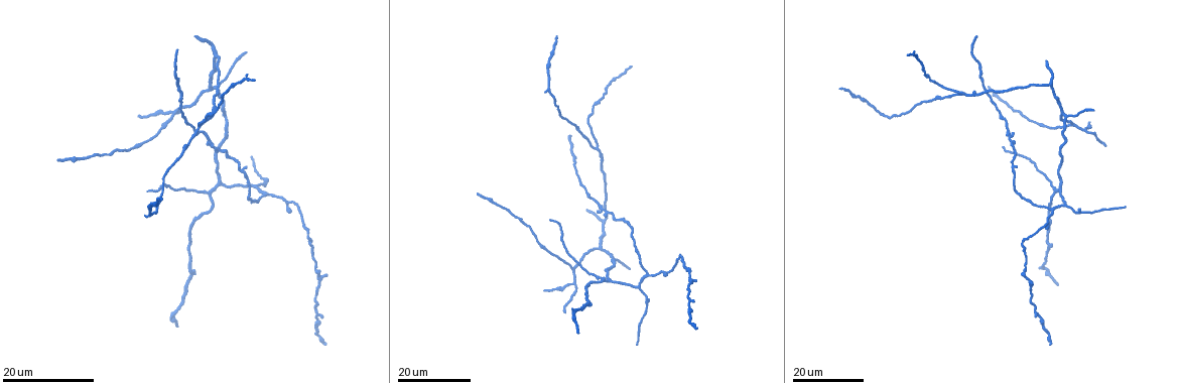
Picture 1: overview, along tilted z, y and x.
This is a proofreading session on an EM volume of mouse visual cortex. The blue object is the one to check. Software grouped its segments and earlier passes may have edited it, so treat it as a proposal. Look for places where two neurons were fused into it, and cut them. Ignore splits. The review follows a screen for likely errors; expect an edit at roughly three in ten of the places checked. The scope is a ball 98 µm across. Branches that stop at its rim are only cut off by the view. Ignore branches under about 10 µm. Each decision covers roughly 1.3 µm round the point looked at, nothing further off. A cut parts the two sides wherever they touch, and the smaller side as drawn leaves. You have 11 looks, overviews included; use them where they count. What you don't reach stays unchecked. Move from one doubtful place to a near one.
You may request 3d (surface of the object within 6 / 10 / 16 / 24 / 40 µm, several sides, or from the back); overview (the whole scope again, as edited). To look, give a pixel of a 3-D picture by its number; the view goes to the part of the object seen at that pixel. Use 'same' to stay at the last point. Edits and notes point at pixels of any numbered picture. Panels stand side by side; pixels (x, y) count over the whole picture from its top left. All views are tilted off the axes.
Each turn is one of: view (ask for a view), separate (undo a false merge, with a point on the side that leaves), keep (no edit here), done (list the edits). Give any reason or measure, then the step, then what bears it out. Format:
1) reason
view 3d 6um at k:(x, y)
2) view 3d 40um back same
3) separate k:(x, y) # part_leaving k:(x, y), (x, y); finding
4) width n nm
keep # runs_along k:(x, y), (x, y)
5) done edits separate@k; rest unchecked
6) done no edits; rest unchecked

three-way junction
view 3d 16um at 1:(211, 194)

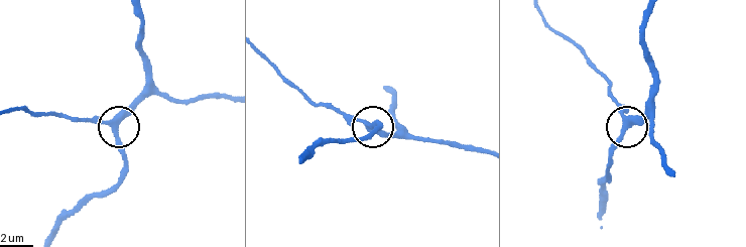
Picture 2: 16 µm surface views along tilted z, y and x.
view 3d 10um at 2:(111, 127)

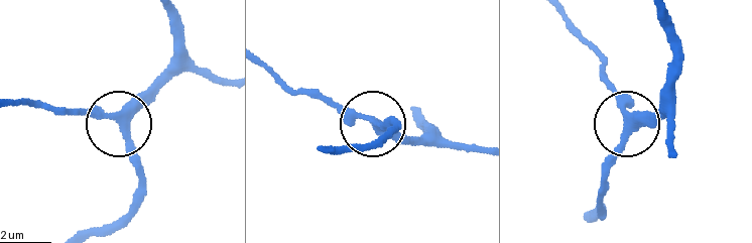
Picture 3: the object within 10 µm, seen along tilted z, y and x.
side_arm 25 um; arms 3
keep # all the same neuron

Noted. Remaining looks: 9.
view 3d 16um at 1:(1064, 143)

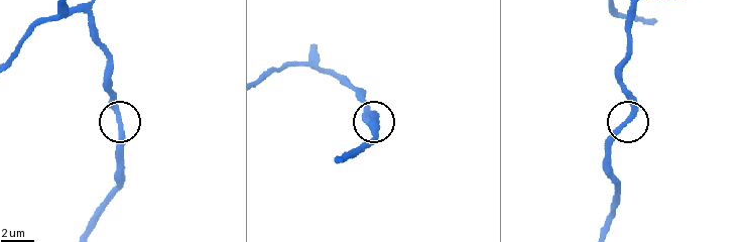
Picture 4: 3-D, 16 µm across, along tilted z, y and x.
view 3d 10um at 4:(627, 121)

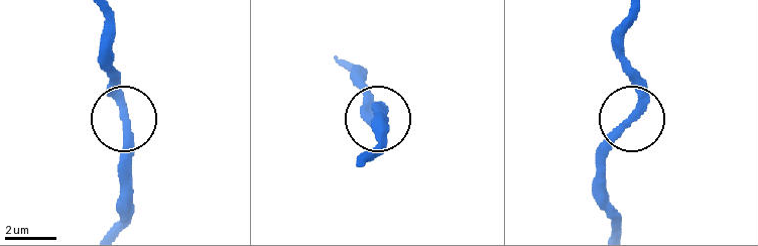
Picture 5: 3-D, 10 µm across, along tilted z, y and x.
width 300 nm
keep # runs_along 5:(630, 117), (641, 88), (630, 64); one neuron here

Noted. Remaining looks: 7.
arms part here
view 3d 24um at 1:(574, 271)

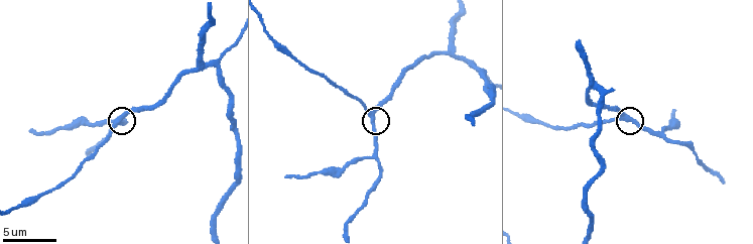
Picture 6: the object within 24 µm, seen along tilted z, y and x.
view 3d 10um at 6:(118, 120)

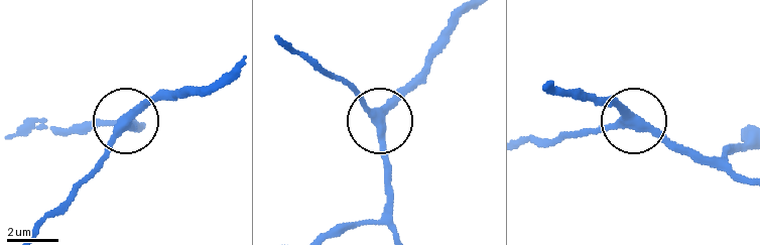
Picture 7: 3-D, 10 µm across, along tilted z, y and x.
keep # runs_along 7:(466, 13), (385, 117), (383, 176); all the same neuron

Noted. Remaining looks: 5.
side arm on a straight run
view 3d 24um at 1:(594, 148)

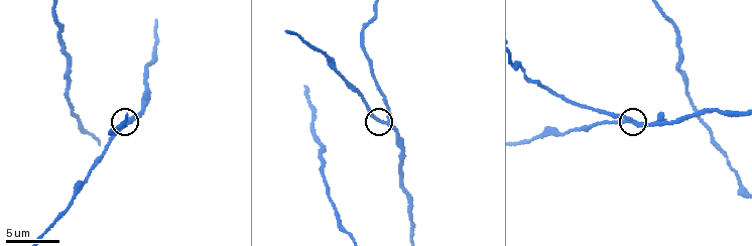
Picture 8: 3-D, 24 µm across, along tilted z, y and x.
closer look
view 3d 10um at 8:(636, 122)

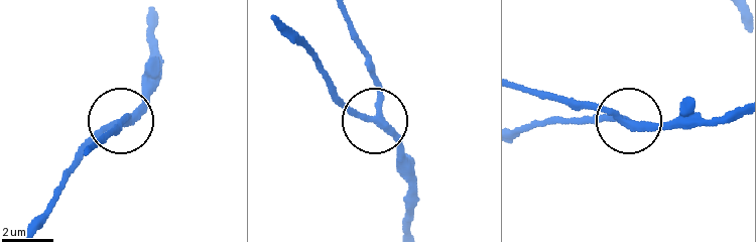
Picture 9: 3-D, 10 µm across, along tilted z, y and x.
side_arm 34 um
keep # runs_along 9:(155, 22), (153, 83), (145, 103), (119, 128); continuous, no second neuron

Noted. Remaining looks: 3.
thin arm on a thick one
view 3d 24um at 1:(267, 194)

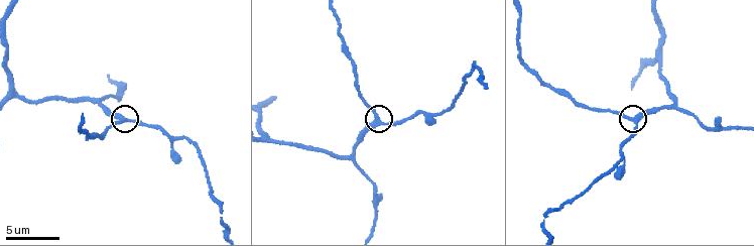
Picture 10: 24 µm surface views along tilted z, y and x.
view 3d 6um at 10:(635, 120)

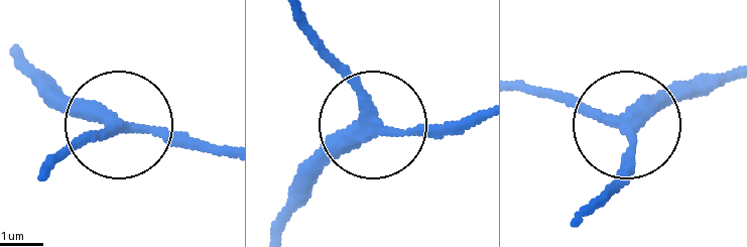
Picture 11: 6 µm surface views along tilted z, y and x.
arms 3
keep # runs_along 11:(275, 233), (296, 183), (362, 130), (478, 122); continuous, no second neuron

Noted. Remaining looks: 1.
done no edits; rest unchecked

